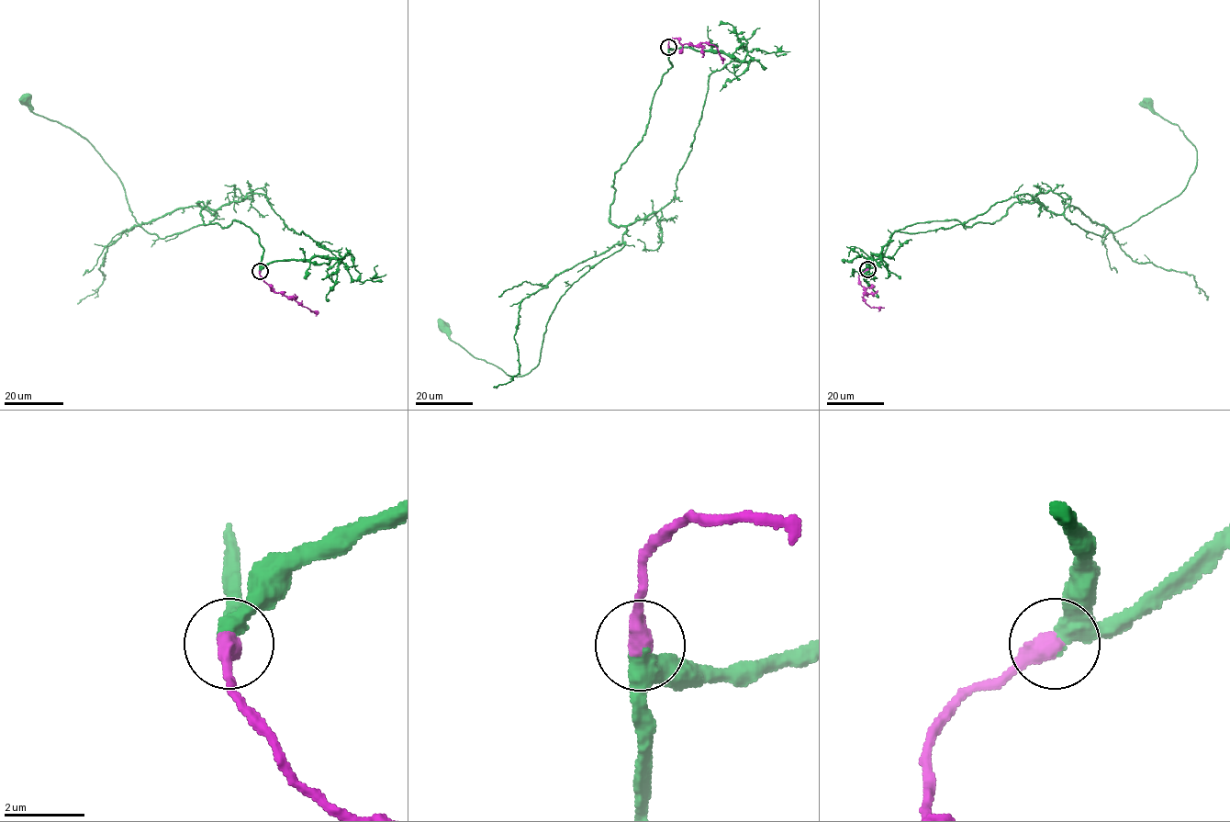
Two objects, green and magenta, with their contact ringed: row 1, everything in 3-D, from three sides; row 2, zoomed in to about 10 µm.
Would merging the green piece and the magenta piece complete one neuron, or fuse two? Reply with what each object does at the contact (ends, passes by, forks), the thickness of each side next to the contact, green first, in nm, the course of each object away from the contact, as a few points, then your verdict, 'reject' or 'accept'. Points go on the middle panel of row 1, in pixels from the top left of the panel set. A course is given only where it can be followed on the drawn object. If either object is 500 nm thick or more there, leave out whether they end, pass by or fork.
420 nm thick on the green side, 500 nm on the other; green runs (668, 47), (646, 133), (611, 185), (625, 244), (560, 298), (539, 363), (509, 377), (444, 326); magenta runs (668, 47), (672, 39), (681, 44), (699, 45), (708, 42), (719, 50), (721, 63); accept

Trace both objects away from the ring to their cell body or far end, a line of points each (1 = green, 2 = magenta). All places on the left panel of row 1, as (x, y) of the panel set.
1: (260, 271), (259, 237), (206, 224), (203, 202), (206, 225), (150, 234), (94, 147), (26, 100)
2: (260, 272), (273, 291), (291, 297), (315, 311)

